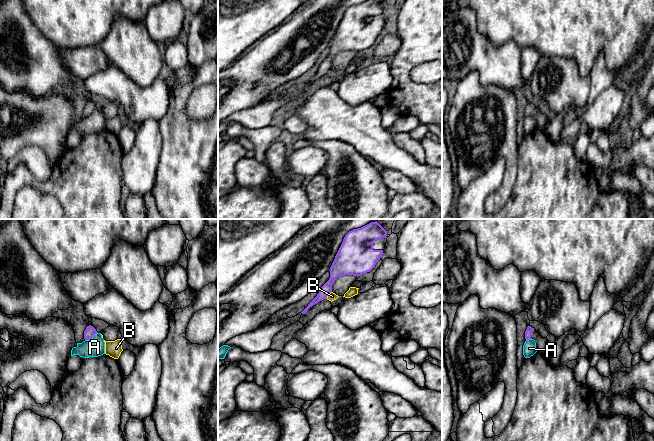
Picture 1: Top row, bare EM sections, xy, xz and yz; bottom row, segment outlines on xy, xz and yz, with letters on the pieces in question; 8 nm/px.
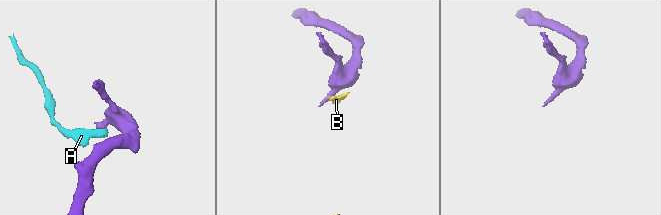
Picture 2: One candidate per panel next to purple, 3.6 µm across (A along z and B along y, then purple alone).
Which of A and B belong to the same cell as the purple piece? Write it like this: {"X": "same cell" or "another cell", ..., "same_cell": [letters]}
{"A": "another cell", "B": "another cell", "same_cell": []}

